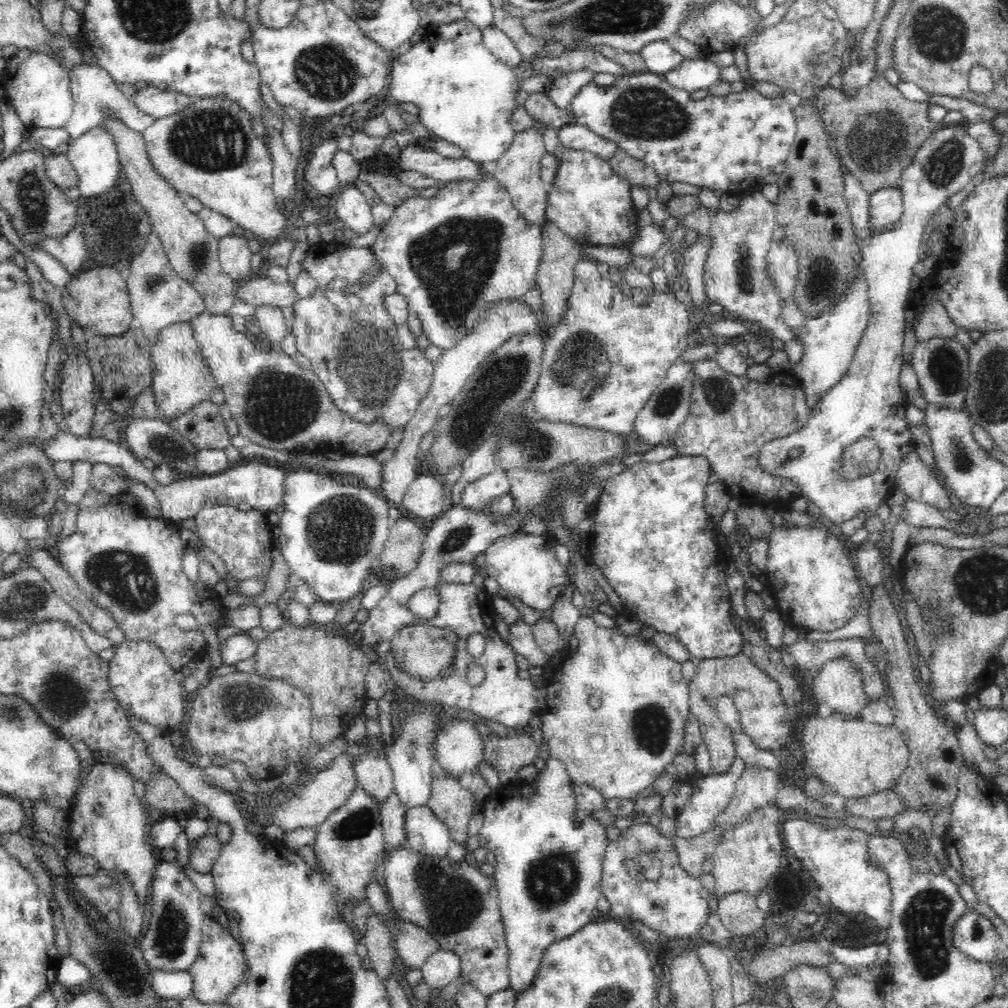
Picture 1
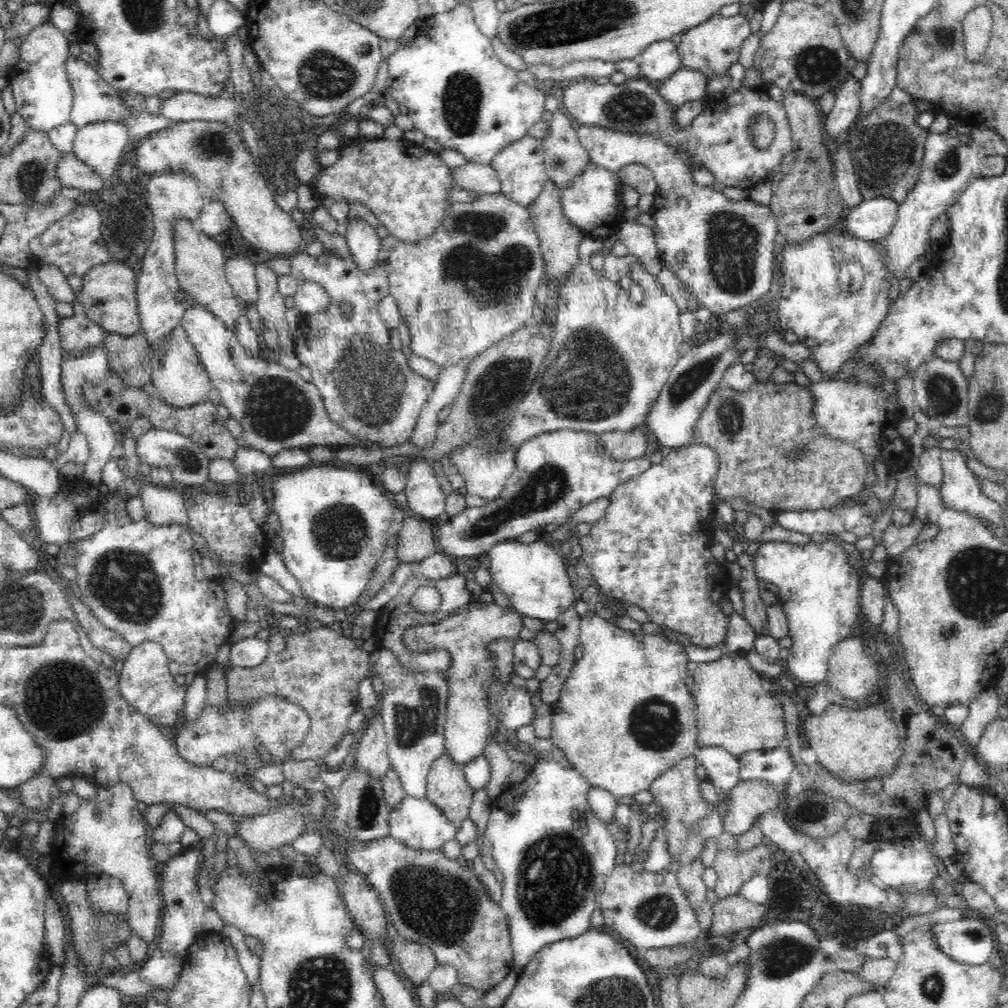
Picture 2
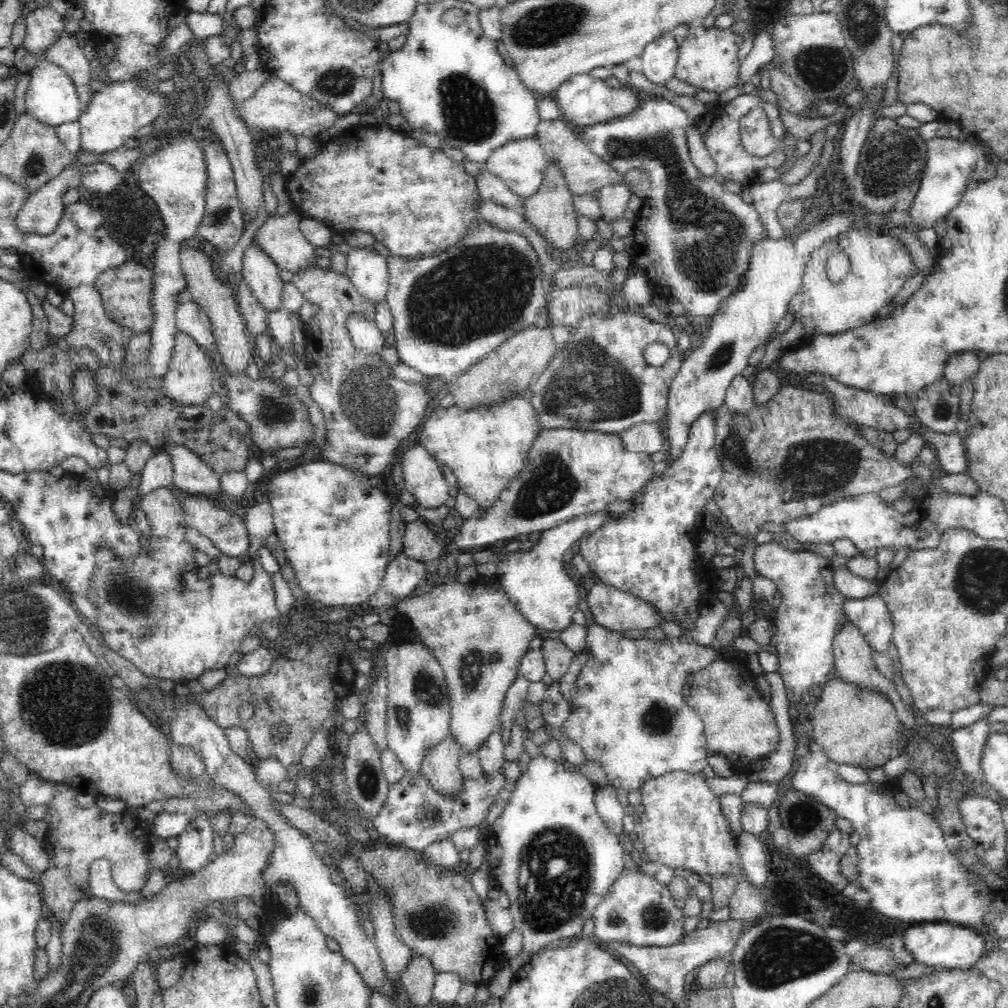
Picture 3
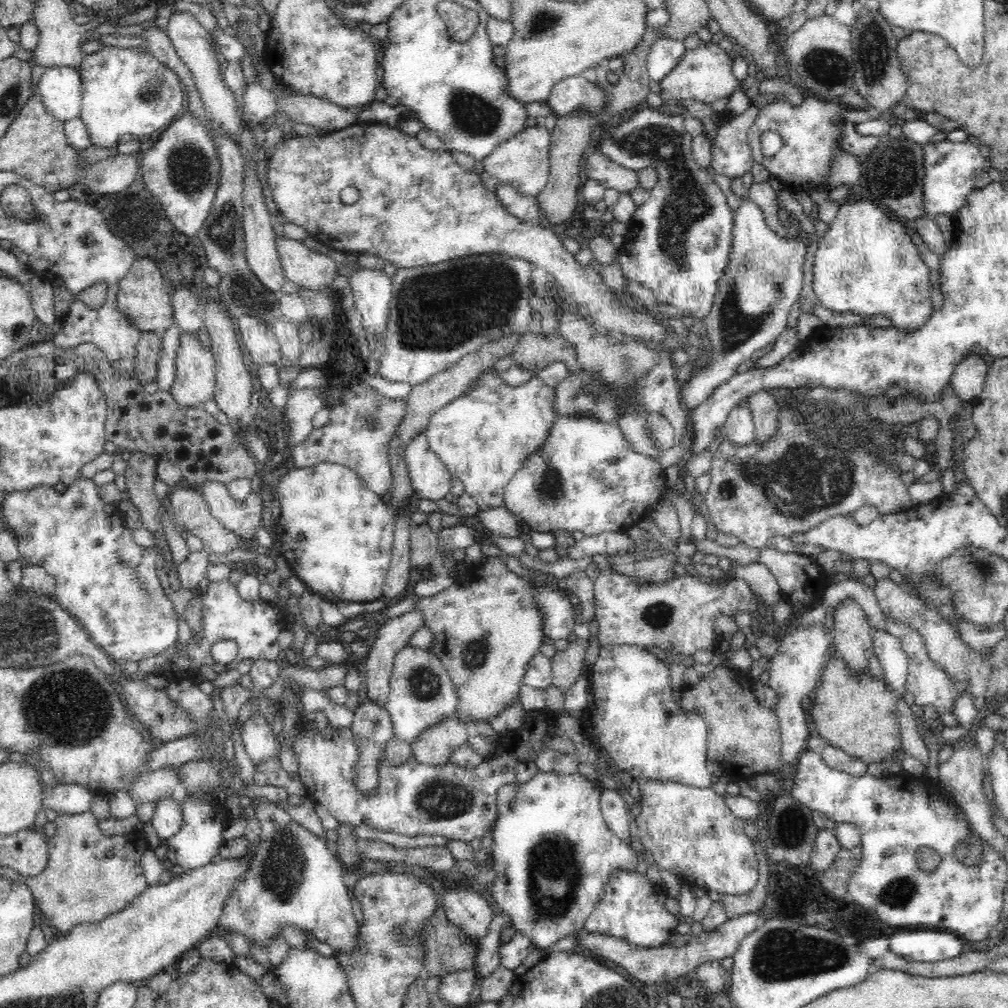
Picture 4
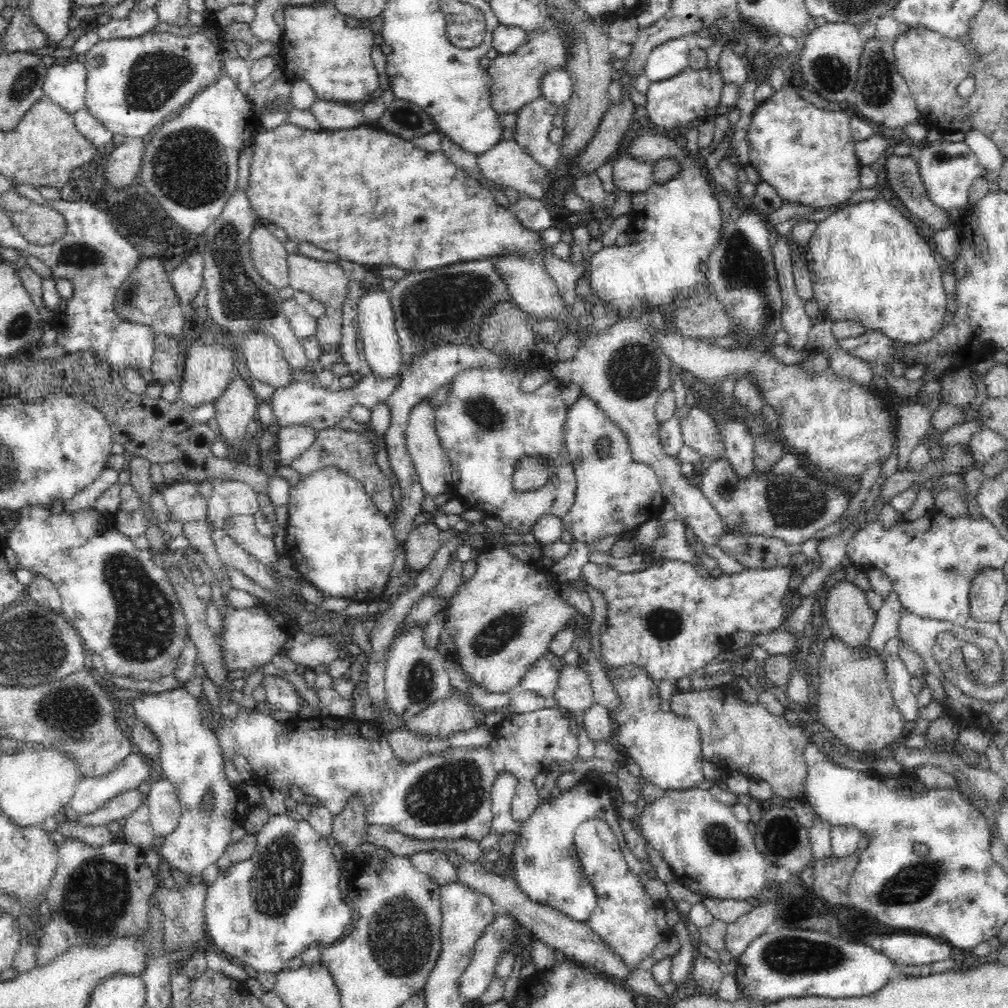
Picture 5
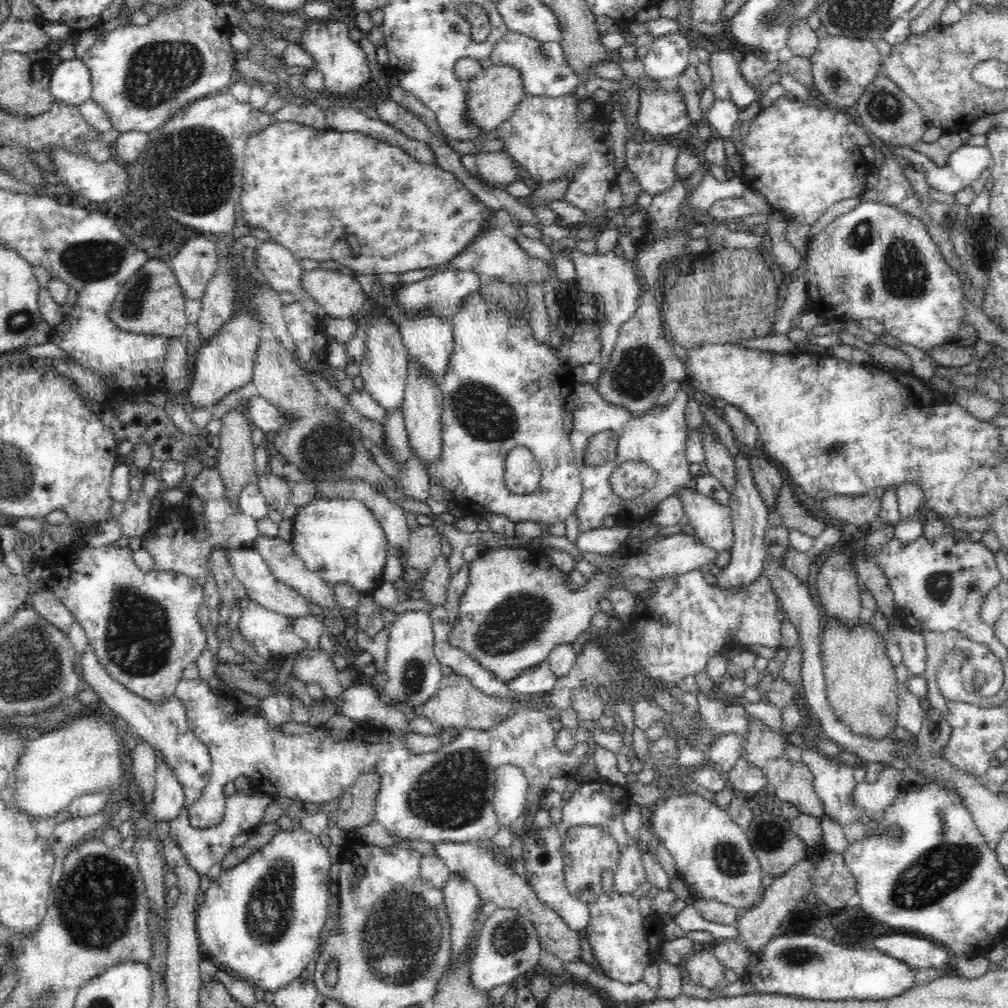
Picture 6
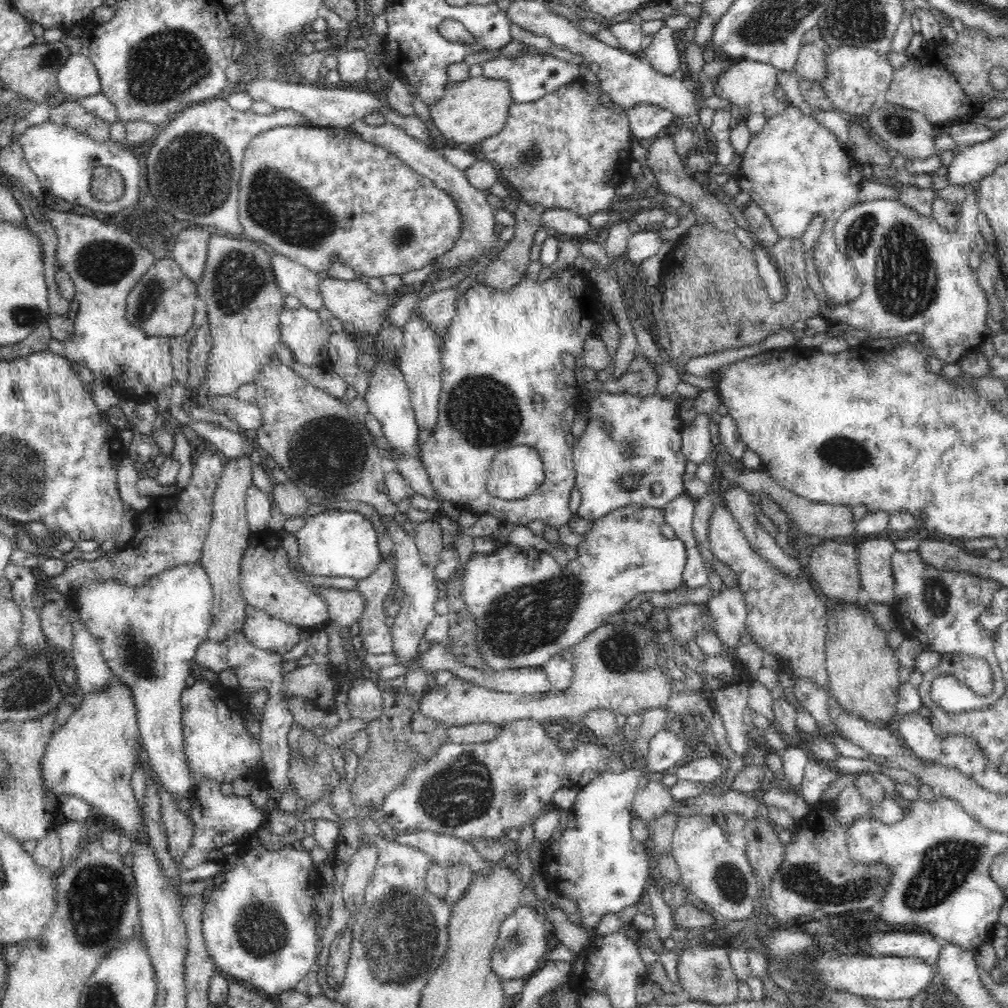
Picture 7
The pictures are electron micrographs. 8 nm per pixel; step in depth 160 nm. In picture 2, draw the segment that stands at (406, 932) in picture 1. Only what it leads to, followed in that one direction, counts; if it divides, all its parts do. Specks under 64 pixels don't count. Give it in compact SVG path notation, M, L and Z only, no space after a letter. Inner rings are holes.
M403 938L401 943L394 944L392 958L396 959L396 965L400 965L405 978L418 987L422 982L427 982L430 972L437 966L434 952L414 939Z

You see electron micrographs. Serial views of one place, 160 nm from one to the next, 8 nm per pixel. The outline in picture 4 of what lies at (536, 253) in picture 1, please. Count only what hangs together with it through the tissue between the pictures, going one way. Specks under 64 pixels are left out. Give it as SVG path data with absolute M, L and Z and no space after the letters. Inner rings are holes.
M488 251L486 254L466 255L464 258L454 258L446 262L438 262L428 266L399 267L396 274L391 278L391 287L393 297L389 306L389 318L387 319L386 343L384 344L383 355L380 357L380 366L378 366L378 375L386 381L404 382L411 387L426 382L436 374L445 373L454 365L458 365L462 358L467 354L476 353L484 345L500 341L506 336L514 334L526 335L530 332L529 324L532 318L534 308L531 305L532 298L532 279L531 274L534 264L526 258L518 258L517 255L501 254L500 251Z

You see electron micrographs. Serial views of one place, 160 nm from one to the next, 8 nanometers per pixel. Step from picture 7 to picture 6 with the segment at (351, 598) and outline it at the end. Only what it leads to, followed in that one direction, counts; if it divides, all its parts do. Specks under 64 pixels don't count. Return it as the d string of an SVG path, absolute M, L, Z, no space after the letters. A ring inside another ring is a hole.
M260 535L254 538L251 548L262 555L265 564L270 566L280 582L296 589L305 599L322 608L340 608L334 588L326 584L318 574L306 569L294 552L291 542L280 537L268 538Z

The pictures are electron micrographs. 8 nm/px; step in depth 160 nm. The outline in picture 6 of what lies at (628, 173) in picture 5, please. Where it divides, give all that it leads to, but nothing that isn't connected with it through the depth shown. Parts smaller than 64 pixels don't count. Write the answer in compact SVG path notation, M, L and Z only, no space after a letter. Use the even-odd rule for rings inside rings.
M633 139L625 146L625 166L638 179L640 187L650 195L662 194L680 178L674 171L678 148L647 139L638 144Z

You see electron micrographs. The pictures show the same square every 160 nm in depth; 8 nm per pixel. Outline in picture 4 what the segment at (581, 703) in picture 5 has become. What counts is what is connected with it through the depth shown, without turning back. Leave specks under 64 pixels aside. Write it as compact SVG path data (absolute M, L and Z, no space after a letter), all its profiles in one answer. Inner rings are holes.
M578 637L575 641L569 640L567 647L557 650L552 659L552 682L563 693L572 688L578 678L582 676L582 670L587 669L586 649L588 639Z

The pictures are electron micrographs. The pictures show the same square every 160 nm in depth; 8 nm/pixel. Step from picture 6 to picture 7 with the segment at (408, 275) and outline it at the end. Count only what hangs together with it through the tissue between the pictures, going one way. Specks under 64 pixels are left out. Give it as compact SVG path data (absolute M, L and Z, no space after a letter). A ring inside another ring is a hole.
M356 120L354 124L347 127L348 130L360 136L365 142L382 146L386 150L393 152L406 166L417 171L418 174L432 179L438 187L441 187L446 194L452 195L457 206L461 209L461 236L458 237L454 246L445 252L440 258L435 268L450 269L464 264L467 260L476 258L478 260L483 254L487 258L495 256L489 253L492 248L502 249L502 242L499 240L499 234L493 230L496 224L493 215L492 205L488 202L488 192L474 188L466 178L464 171L458 170L453 164L450 164L441 153L441 149L430 149L427 144L409 136L406 131L398 128L396 125L386 123L382 126L368 126L363 120Z

